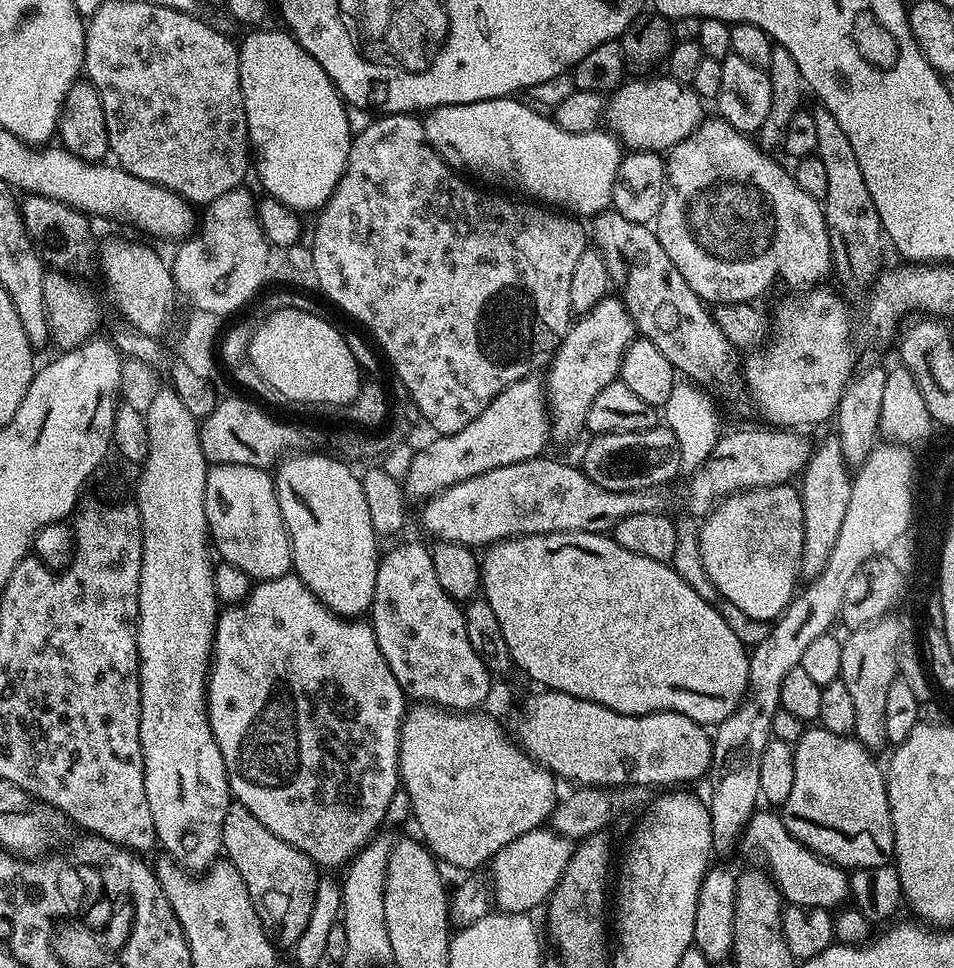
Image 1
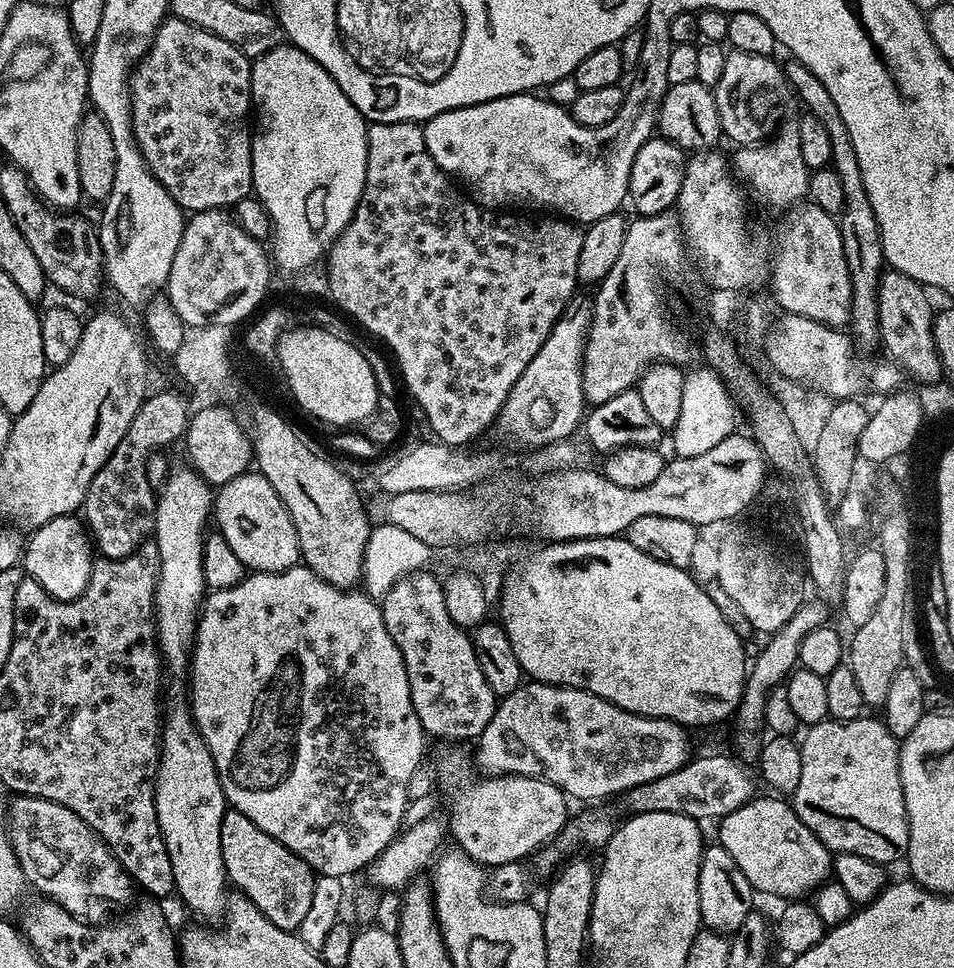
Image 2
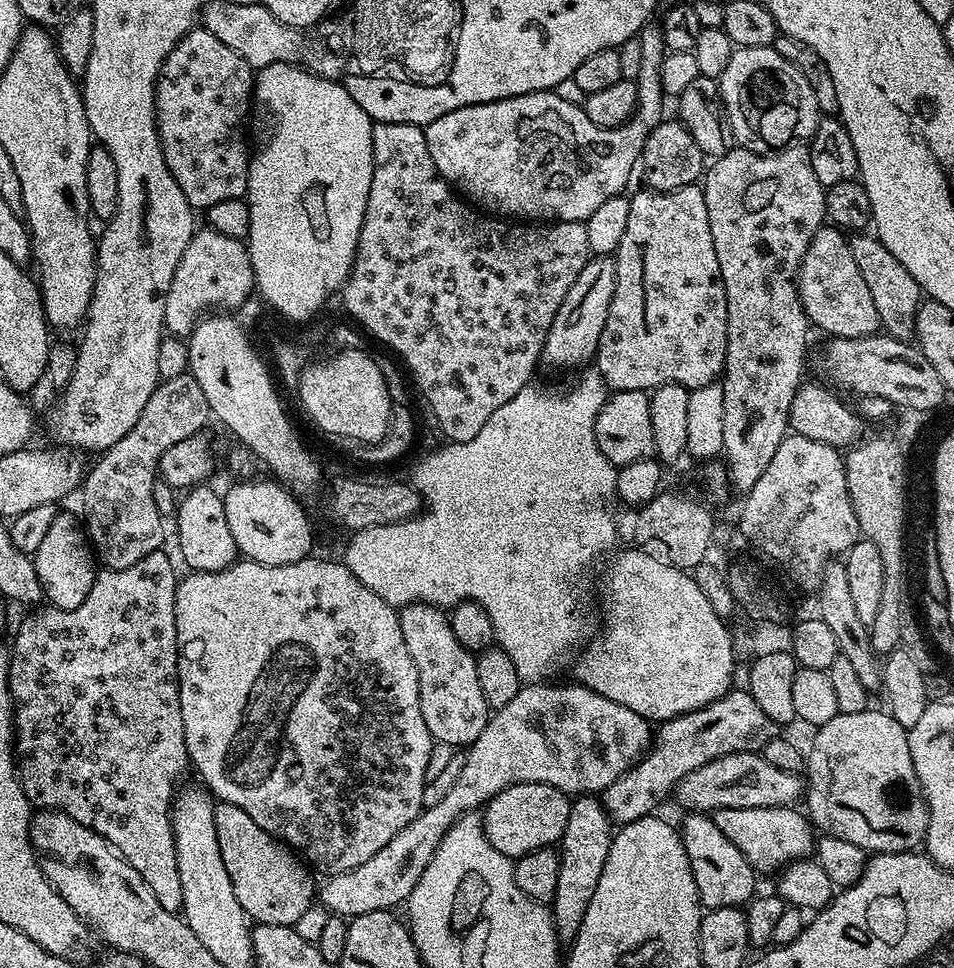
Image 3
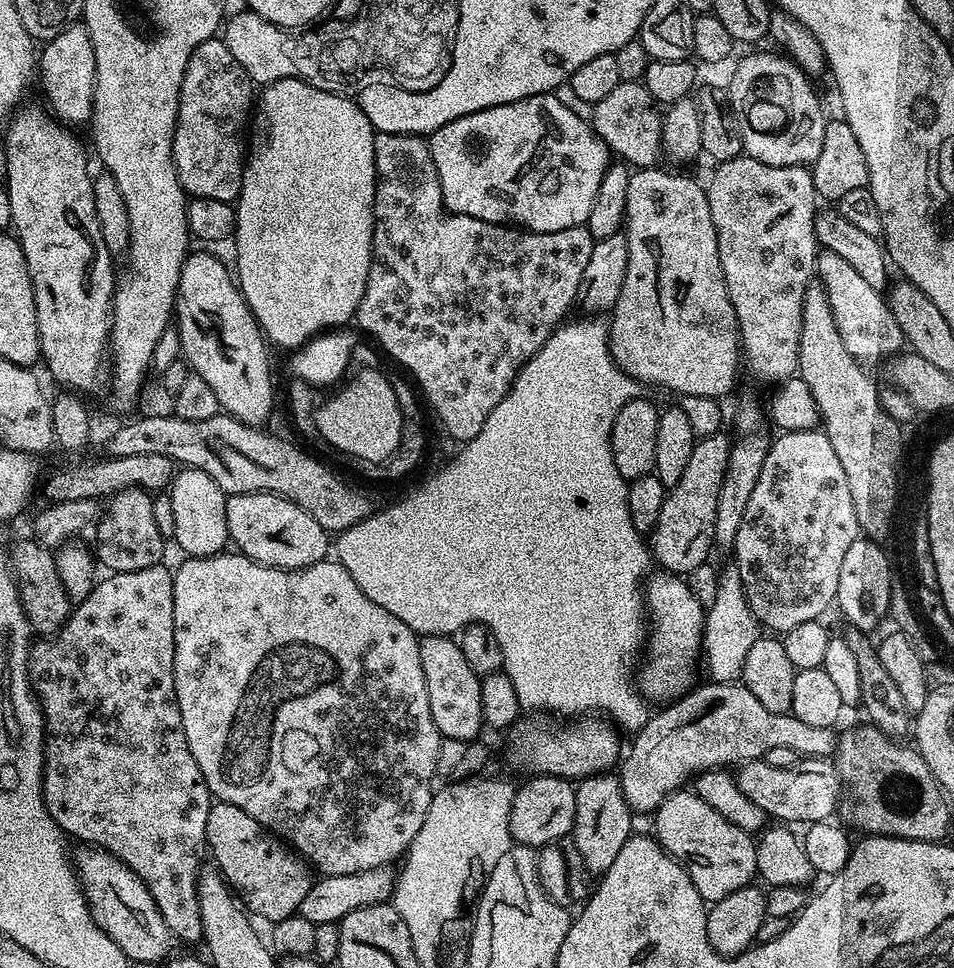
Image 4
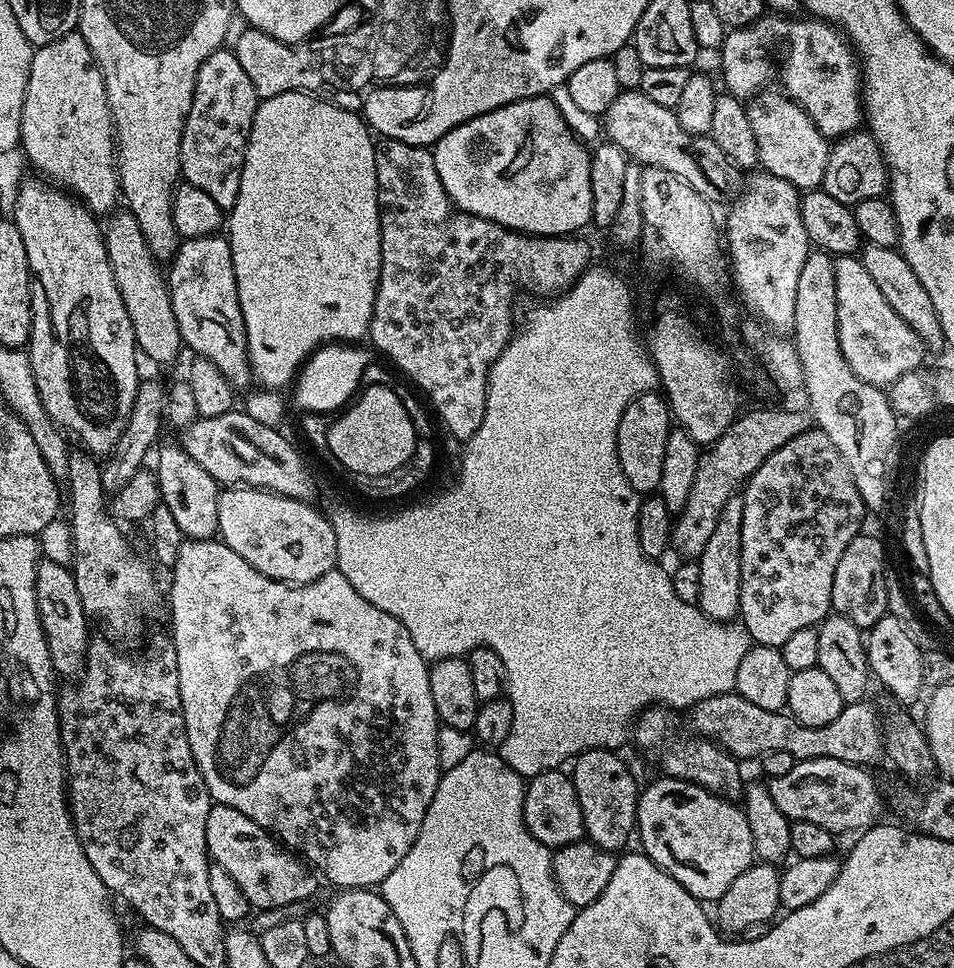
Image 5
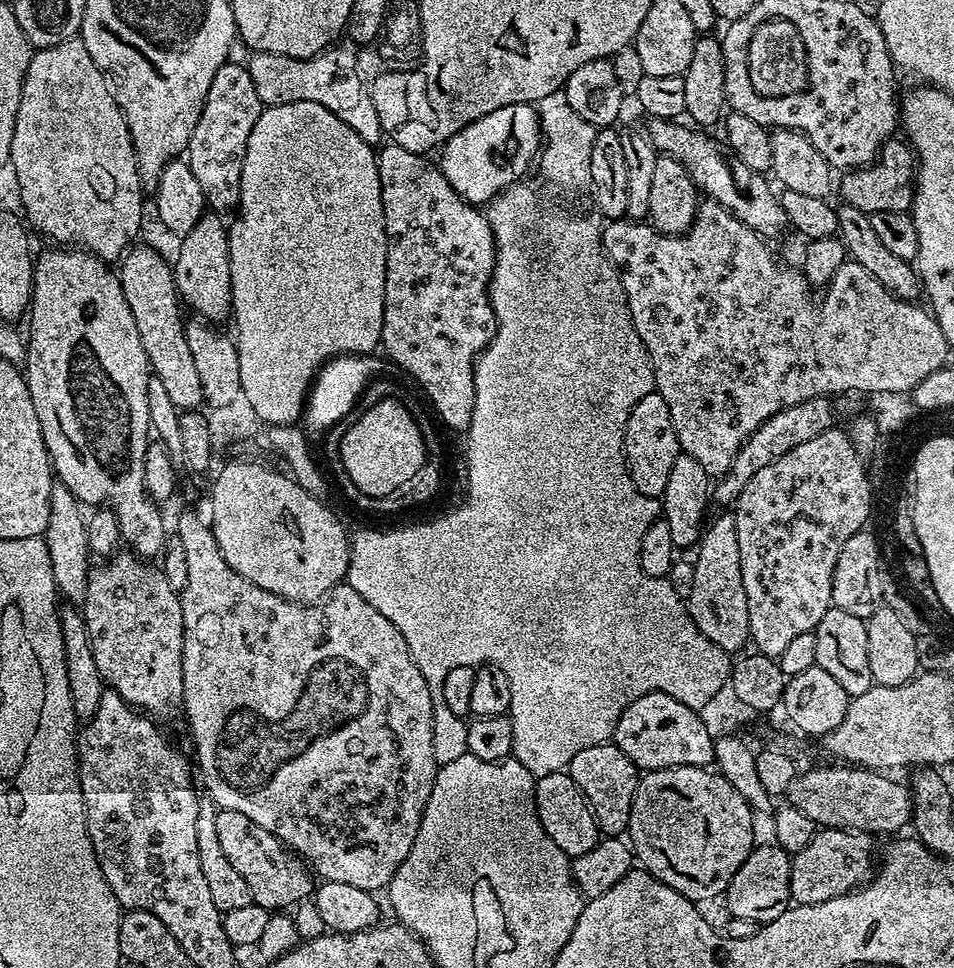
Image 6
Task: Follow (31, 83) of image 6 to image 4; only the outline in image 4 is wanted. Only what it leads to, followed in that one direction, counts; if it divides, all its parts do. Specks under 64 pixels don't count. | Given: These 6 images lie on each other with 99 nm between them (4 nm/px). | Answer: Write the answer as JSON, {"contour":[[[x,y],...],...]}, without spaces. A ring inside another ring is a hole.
{"contour":[[[83,22],[66,26],[62,34],[47,41],[43,48],[44,53],[38,56],[38,76],[40,72],[40,84],[44,87],[51,115],[68,126],[87,125],[92,118],[92,95],[96,81],[94,42],[90,42],[88,27]]]}

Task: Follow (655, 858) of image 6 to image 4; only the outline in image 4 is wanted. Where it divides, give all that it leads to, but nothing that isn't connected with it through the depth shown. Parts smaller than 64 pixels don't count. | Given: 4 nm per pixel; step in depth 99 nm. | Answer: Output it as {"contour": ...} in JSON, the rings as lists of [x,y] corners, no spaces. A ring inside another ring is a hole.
{"contour":[[[681,790],[667,796],[654,813],[656,819],[656,832],[654,839],[669,856],[678,864],[684,865],[688,872],[690,882],[698,890],[698,894],[705,902],[715,902],[726,898],[726,894],[734,894],[734,890],[742,890],[749,887],[757,879],[755,866],[756,840],[747,832],[743,832],[734,822],[726,822],[714,806],[702,802],[702,798],[697,796],[695,791]]]}

